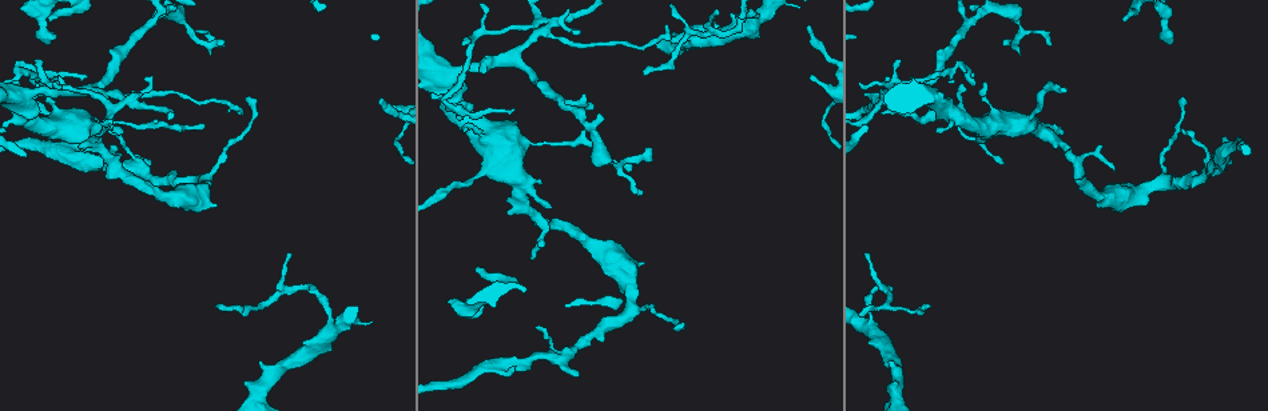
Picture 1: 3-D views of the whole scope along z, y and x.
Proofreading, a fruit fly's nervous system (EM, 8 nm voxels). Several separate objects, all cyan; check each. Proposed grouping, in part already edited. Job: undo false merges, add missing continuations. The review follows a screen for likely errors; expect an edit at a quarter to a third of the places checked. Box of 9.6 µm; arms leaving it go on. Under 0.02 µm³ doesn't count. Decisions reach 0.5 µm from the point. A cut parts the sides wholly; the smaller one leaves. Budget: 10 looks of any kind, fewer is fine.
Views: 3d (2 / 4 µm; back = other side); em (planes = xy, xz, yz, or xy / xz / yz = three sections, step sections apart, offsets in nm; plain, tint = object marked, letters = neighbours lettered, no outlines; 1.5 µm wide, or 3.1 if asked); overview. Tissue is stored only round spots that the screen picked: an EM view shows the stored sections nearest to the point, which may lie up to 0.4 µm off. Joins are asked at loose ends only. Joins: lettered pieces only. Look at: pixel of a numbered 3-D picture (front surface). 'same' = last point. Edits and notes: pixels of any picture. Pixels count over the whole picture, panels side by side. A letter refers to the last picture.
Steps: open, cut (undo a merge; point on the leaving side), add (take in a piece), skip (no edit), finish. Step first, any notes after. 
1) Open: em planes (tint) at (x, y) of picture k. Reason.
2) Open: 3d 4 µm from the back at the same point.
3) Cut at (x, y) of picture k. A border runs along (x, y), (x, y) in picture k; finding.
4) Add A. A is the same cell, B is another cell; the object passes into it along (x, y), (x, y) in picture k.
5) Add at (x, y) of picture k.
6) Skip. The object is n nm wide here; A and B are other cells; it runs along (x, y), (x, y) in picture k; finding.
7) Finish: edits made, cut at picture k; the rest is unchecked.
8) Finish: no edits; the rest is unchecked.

Open: em planes (letters) at (201, 123) of picture 1. Tapers out.

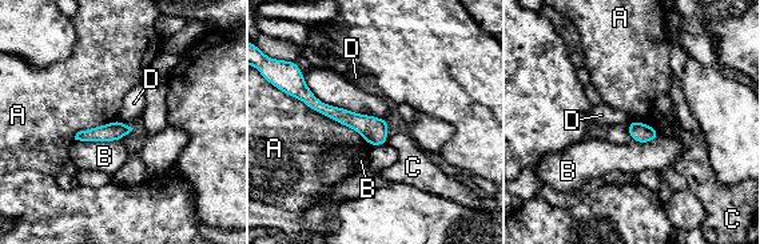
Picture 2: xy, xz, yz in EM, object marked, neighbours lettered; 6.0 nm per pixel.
Skip. The object is 110 nm wide here; A, B, C and D are other cells; a border runs along (118, 119), (134, 128) in picture 2; no lettered piece goes on from it.

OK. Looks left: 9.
Open: em planes (letters) at (1123, 19) of picture 1. Free end.

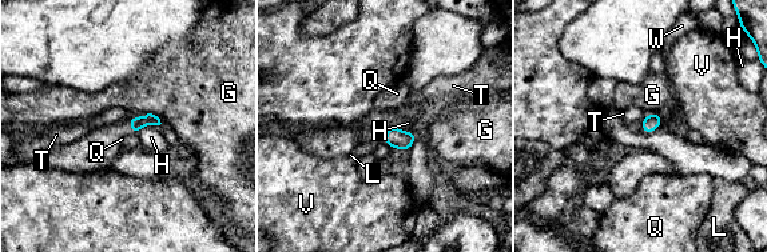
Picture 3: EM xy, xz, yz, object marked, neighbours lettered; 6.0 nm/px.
Skip. G, H, L, Q, T, V and W are other cells; a border runs along (663, 120), (651, 132), (640, 131) in picture 3; none of them fits.

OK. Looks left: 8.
Open: em xy step 4 (tint) at (968, 20) of picture 1. Abrupt turn.

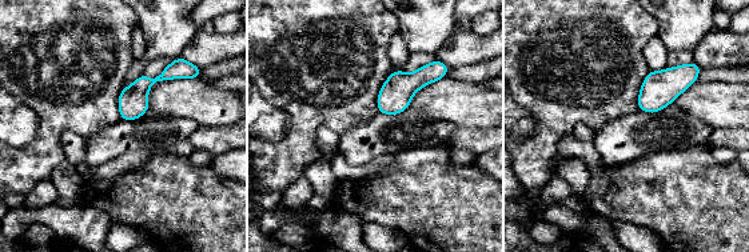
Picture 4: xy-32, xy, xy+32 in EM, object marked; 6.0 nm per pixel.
Open: em planes (tint) at the same point. Another direction.

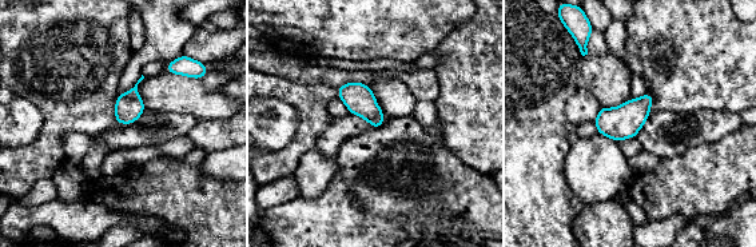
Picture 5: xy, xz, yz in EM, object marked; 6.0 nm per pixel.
Open: em planes (letters) at the same point. What lies round it.

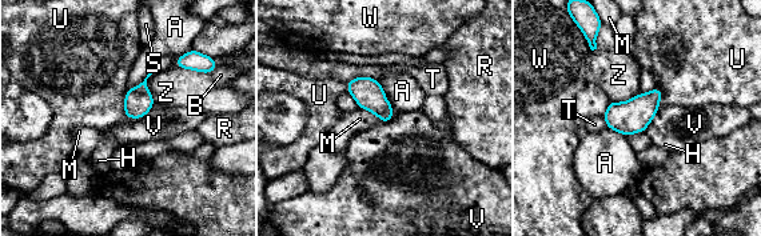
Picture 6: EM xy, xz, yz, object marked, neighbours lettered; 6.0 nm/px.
Skip. The longest contact is with Z, 220 nm; A, B, H, M, R, S, T, U, V, W and Z are other cells; a border runs along (172, 64), (207, 74) in picture 6; continuous, no second neuron.

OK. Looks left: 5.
Open: em planes (letters) at (811, 76) of picture 1. Tapers out.

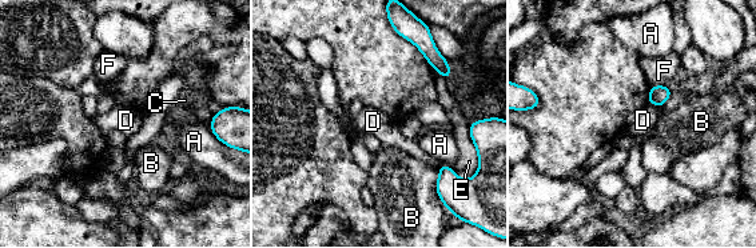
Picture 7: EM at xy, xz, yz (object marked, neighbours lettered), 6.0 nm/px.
Skip. The object is 120 nm wide here; A, B, C, D, E and F are other cells; a border runs along (671, 86), (649, 87) in picture 7; none of them fits.

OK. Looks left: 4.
Finish: no edits; the rest is unchecked.

